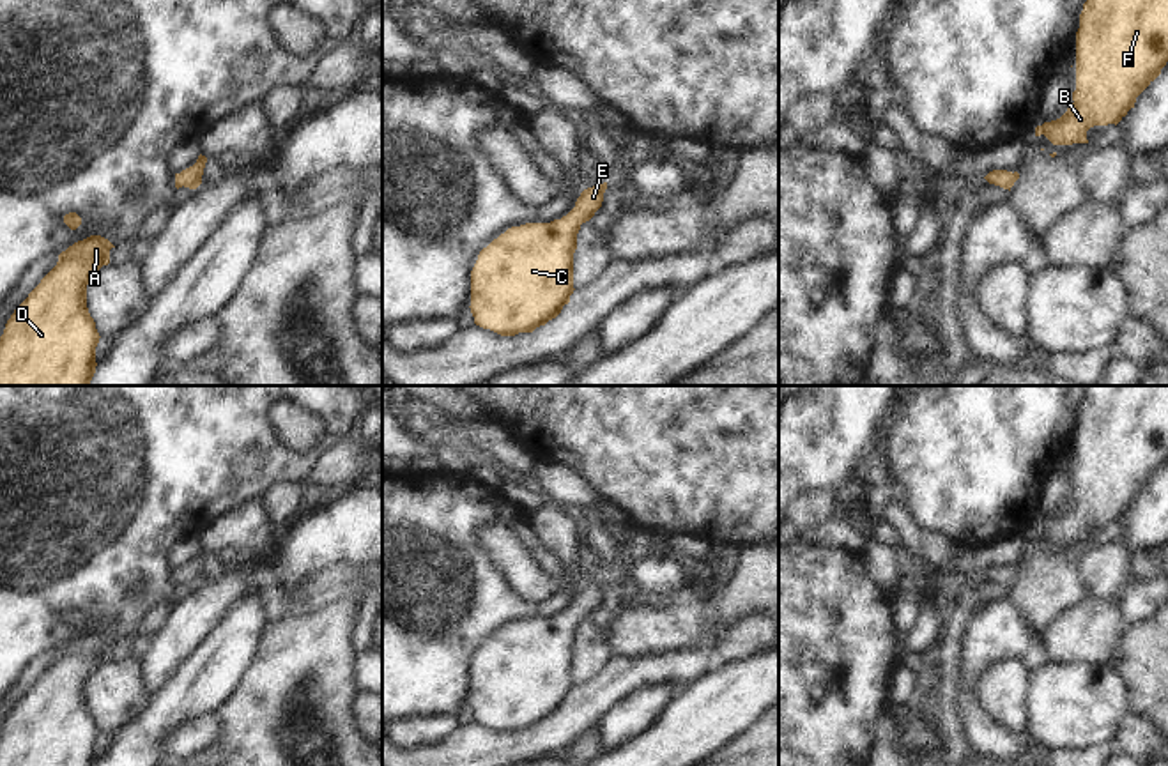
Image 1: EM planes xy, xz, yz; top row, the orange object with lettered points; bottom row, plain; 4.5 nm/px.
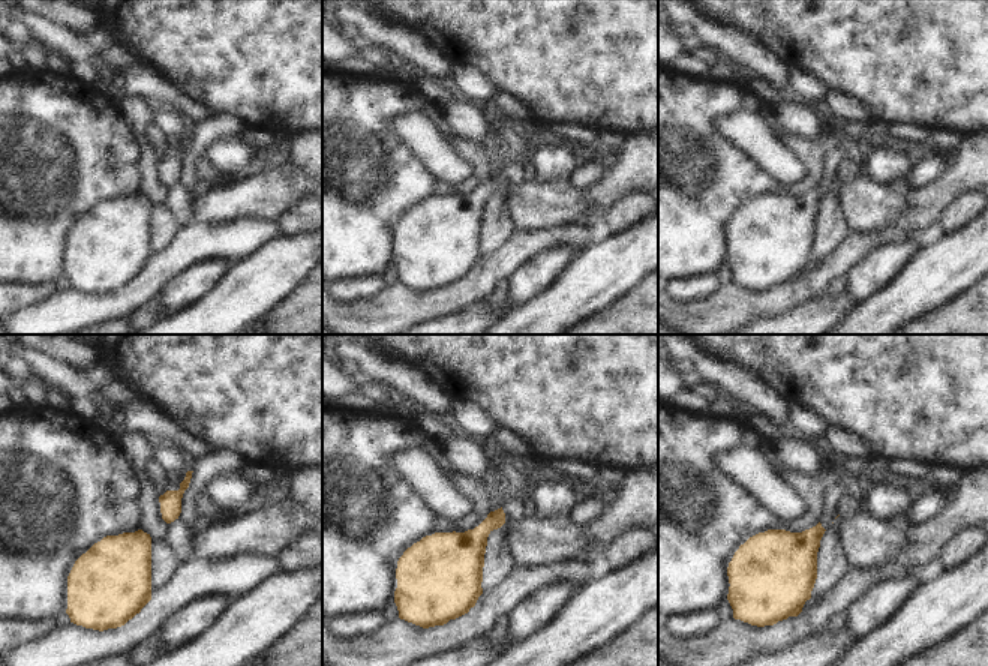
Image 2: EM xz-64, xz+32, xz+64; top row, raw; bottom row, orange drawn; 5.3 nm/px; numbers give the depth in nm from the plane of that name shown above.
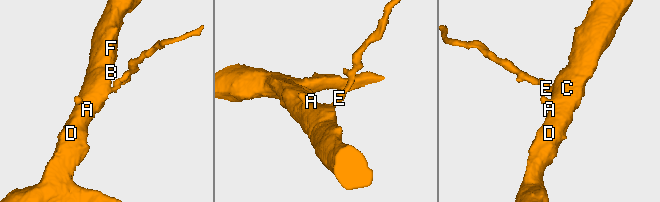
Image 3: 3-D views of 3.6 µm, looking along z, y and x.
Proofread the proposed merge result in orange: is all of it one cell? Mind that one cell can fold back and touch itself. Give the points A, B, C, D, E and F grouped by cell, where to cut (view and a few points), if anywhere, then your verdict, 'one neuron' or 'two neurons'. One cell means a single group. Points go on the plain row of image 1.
A B C D E F; no cut; one neuron

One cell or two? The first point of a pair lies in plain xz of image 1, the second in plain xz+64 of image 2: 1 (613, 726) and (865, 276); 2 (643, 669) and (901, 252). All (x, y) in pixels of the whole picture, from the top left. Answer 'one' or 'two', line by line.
1: one
2: two

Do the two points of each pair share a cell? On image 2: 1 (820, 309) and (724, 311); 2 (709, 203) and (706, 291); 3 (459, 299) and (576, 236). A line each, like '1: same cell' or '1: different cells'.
1: different cells
2: different cells
3: same cell

